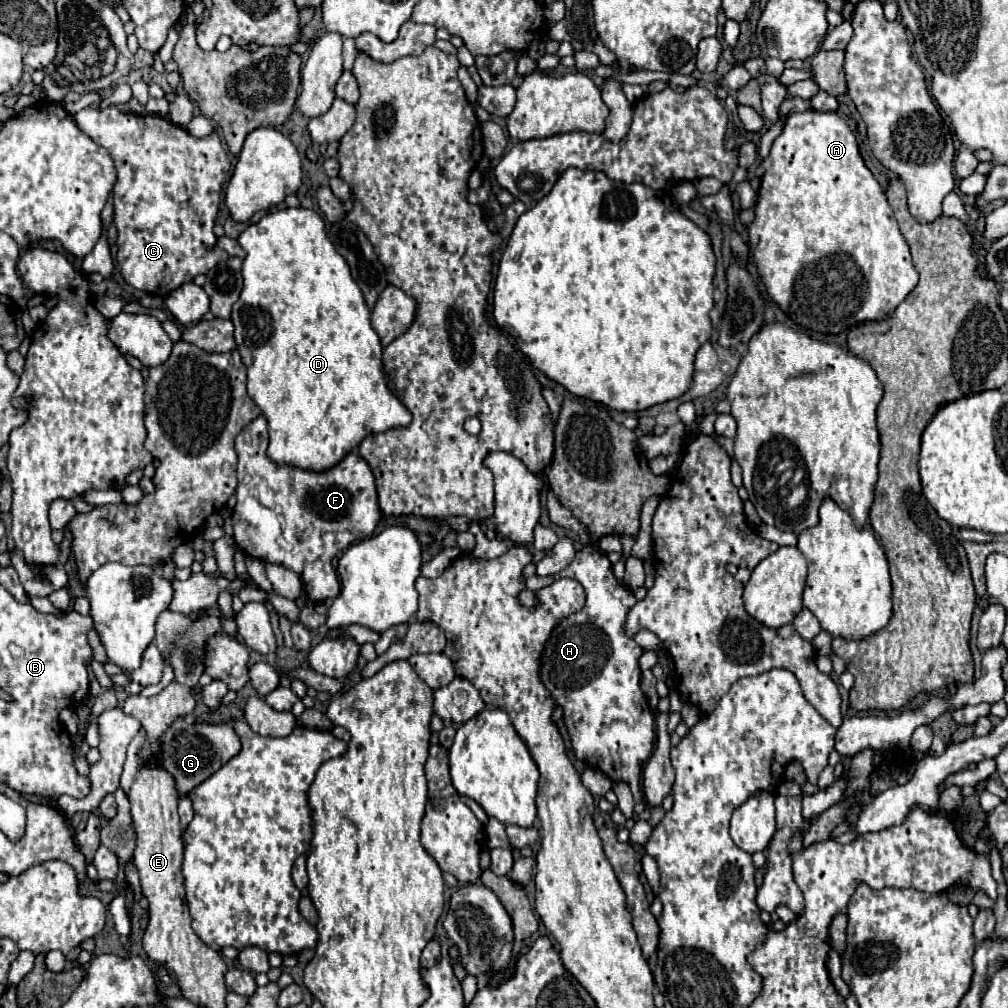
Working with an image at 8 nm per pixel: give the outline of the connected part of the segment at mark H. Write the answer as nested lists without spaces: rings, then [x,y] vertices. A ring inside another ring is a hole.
[[[591,543],[583,545],[575,559],[571,561],[571,565],[567,569],[563,569],[561,573],[553,575],[553,577],[531,577],[525,581],[523,591],[519,593],[519,603],[523,607],[533,607],[537,603],[537,591],[551,585],[555,579],[571,575],[573,579],[577,579],[583,589],[585,589],[585,605],[579,613],[571,613],[569,617],[561,619],[557,623],[557,627],[551,631],[543,653],[541,653],[541,671],[539,671],[539,679],[545,685],[545,689],[553,695],[555,703],[563,709],[563,721],[567,725],[569,731],[569,739],[571,739],[571,749],[575,753],[577,759],[585,761],[587,765],[601,769],[607,777],[611,777],[613,781],[625,781],[629,783],[633,797],[637,801],[635,805],[635,813],[641,813],[647,809],[643,791],[641,791],[641,769],[645,765],[645,761],[649,759],[653,745],[655,745],[655,719],[651,715],[649,703],[641,691],[641,669],[639,669],[639,657],[643,655],[643,649],[629,639],[623,633],[623,621],[627,617],[627,609],[631,605],[635,605],[635,597],[633,593],[615,579],[613,575],[613,567],[607,559],[605,553],[597,551]]]

